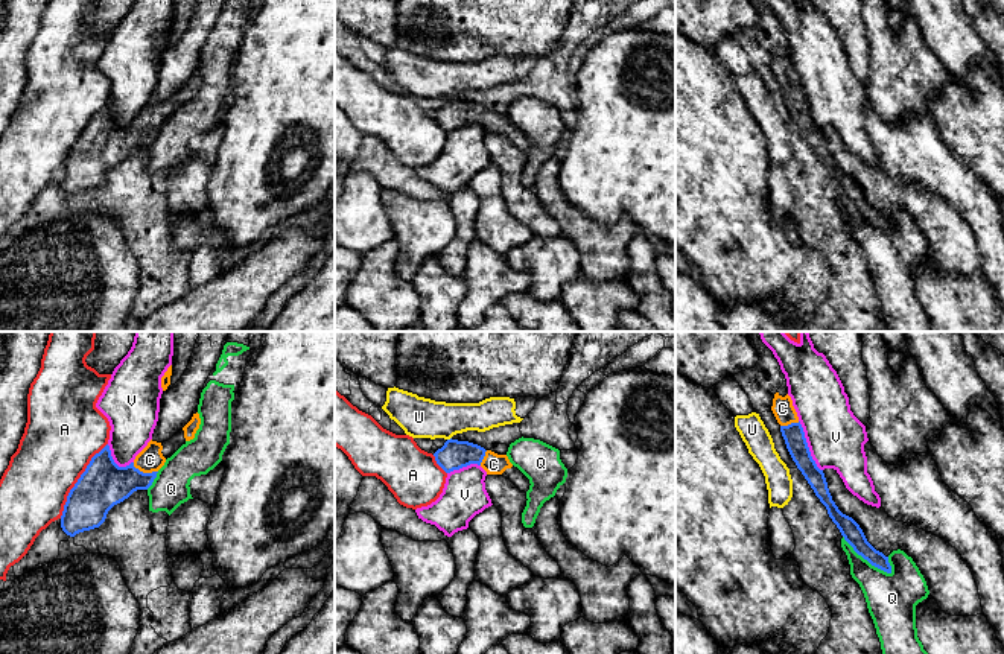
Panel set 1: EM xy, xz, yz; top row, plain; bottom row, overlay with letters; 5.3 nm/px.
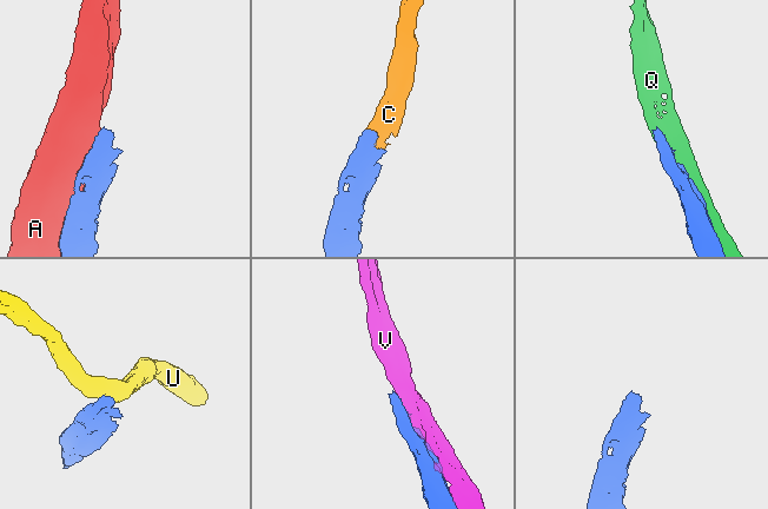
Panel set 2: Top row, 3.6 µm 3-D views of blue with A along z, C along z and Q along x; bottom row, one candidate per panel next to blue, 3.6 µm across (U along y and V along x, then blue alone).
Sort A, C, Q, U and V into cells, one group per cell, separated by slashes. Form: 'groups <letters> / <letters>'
groups A / C / Q / U / V

